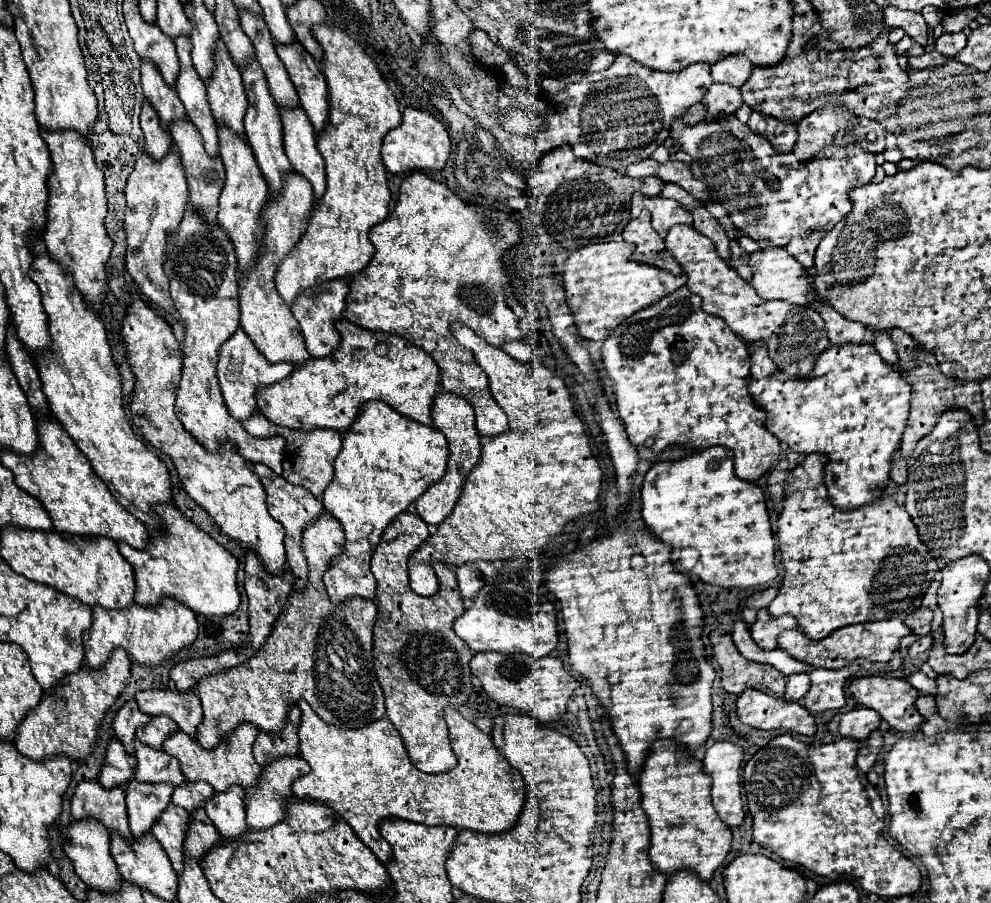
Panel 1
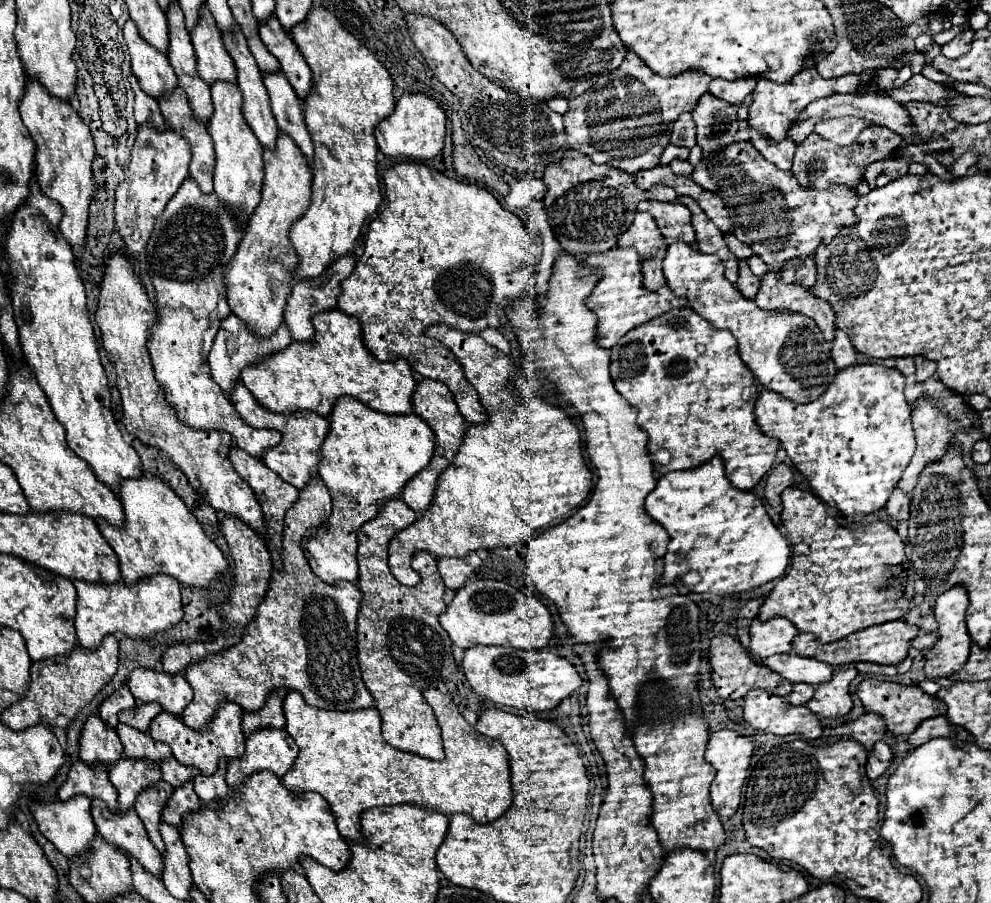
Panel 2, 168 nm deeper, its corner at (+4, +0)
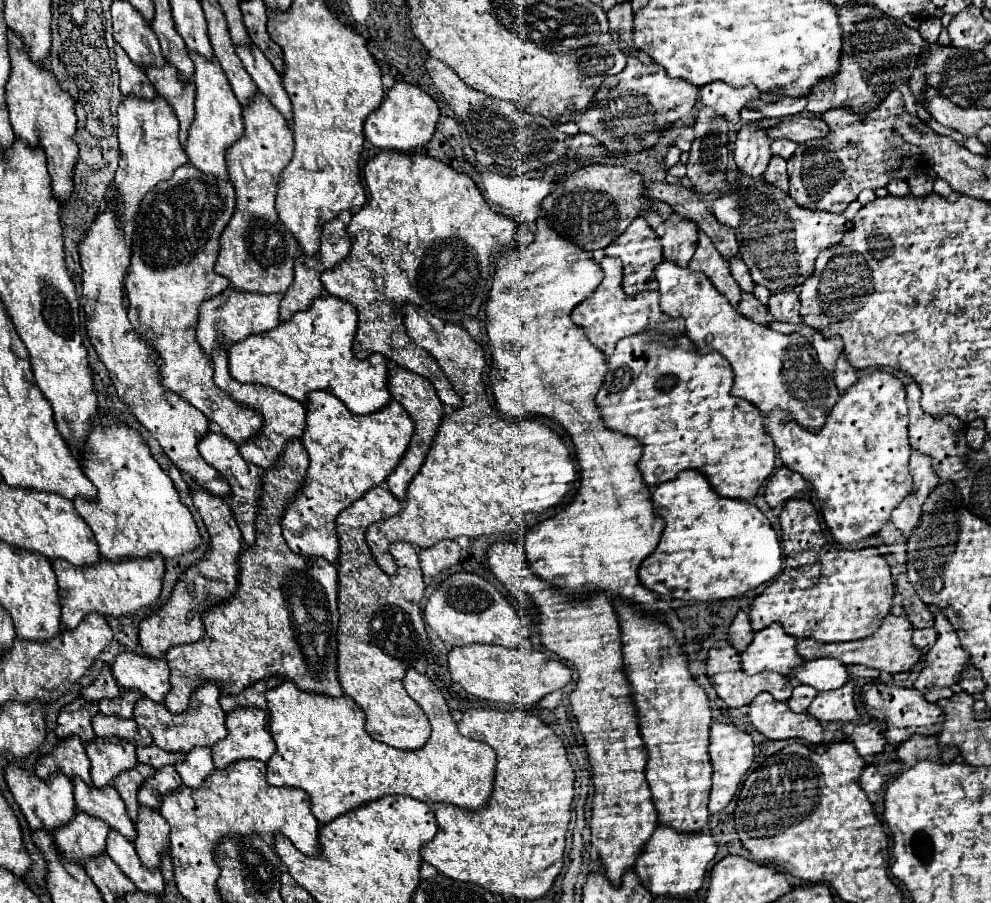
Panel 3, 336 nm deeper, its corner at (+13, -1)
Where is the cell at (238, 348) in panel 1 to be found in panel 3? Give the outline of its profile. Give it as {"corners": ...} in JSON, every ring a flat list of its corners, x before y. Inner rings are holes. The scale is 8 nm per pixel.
{"corners":[[232,287,224,289,218,297,204,301,200,307,200,321,196,329,196,337,200,343,200,349,212,357,218,349,228,349,230,345,244,341,250,335,266,333,280,325,280,301,282,295,260,295,260,293,240,293]]}

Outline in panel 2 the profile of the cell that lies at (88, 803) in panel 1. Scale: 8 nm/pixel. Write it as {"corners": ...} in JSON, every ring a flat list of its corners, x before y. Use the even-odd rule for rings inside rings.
{"corners":[[77,760,71,764,67,780,59,788,59,800,69,800,73,794,101,798,113,812,117,812,117,790,107,778,107,766,97,762,93,766]]}

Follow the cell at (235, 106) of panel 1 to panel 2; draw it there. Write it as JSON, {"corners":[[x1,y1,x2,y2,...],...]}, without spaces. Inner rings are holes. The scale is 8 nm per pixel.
{"corners":[[205,4,199,10,199,22,191,32,191,42,197,54,197,72,207,84,217,80,235,82,237,72,233,58,225,52,221,32,217,30,217,24]]}

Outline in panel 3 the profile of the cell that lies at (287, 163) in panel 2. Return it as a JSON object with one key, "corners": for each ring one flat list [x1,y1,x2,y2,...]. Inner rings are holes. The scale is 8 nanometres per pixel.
{"corners":[[258,93,248,107,244,107,244,137,236,141,228,149,228,171,232,177,232,185,236,189,236,211,222,233,222,249,216,261,214,271,224,275,236,291,250,291,250,293,284,293,292,279,294,279,294,259,298,253,298,243,294,241,292,233,280,223,276,211,276,189,282,175,282,169,288,165,294,153,294,139,288,123,284,117,272,107,272,103]]}

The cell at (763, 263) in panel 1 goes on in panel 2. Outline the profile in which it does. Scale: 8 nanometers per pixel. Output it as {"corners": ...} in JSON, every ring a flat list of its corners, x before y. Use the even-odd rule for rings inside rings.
{"corners":[[767,272,765,278,761,280,761,290,755,298,755,304,761,308,761,310,767,310,767,312,781,312,785,310,787,314,803,314,811,320,815,320,815,324,819,326,819,330,823,332,825,340,833,340,835,338,835,314,833,314,833,308,825,302,825,300,819,300,815,298,811,292,805,292,805,288,797,288,797,284,785,284,781,280,781,272]]}

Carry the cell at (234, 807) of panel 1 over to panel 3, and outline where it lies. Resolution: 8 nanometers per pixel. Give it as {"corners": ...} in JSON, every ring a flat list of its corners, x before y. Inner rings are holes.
{"corners":[[196,747,196,749,192,749,186,755,186,761,176,765,176,771,182,777,182,783,186,787,200,789,204,785,206,777,214,771,210,747]]}

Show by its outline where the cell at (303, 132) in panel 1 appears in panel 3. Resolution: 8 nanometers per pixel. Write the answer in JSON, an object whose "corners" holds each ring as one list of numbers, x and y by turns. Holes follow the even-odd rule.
{"corners":[[250,45,246,49,236,47,236,53,242,59,248,75,254,79,260,93,264,93,270,99,270,103,284,115,286,123,290,125,292,123,290,97,282,85,282,77,276,73,272,63,264,57,264,53,260,53,260,49,256,49,256,45]]}

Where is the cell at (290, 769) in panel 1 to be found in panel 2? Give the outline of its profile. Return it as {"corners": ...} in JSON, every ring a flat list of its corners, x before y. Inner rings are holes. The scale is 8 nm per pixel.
{"corners":[[259,728,245,740,245,754,227,764,227,784,237,790,241,780,259,770,271,770,279,778,293,766,299,754,293,738,279,728]]}

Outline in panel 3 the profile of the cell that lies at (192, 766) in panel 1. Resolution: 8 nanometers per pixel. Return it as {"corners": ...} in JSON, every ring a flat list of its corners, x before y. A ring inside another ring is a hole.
{"corners":[[212,683,200,687,192,699,188,711,180,715,172,715,162,703,154,703,150,699,138,701,134,709,134,721,146,727,154,739,154,745,168,753,188,753,194,747,212,747,228,735,226,729,226,713,220,707,220,689]]}

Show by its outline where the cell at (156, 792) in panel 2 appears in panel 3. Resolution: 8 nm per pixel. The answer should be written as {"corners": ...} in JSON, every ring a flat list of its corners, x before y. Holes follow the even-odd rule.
{"corners":[[138,763,136,769,124,771,124,773,120,773,120,775,114,779,114,787,116,787,116,791,120,793,120,797,124,799,126,809,128,809,128,817,132,819,132,823,136,823,138,809,140,809,138,791,140,791,140,787,144,785,144,781,146,781,152,773,154,773,154,769,152,769,150,765]]}

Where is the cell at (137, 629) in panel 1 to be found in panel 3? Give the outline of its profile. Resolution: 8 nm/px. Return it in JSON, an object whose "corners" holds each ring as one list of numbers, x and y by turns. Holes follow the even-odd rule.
{"corners":[[148,557,140,561,100,561,90,567,74,567,66,561,52,563,58,577,58,595,62,605,62,625,66,629,76,629,82,619,90,613,102,617,124,617,134,615,144,607,152,607,160,597,162,579,164,579,164,561,162,557]]}

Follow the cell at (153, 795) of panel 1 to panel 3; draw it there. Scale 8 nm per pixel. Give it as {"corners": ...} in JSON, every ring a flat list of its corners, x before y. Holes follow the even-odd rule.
{"corners":[[96,739,94,743,86,745,86,753,88,759,92,763,92,781,94,787,104,789,106,785,112,785,114,777,136,769,138,765,138,757,136,757,136,747,132,743,126,741,102,741]]}

